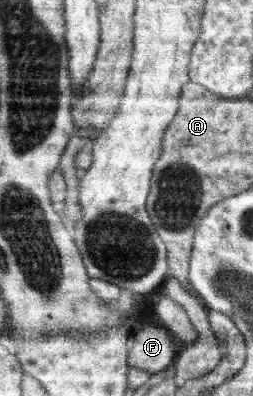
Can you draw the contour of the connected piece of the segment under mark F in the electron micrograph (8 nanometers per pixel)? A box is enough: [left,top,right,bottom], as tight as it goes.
[128,323,178,375]

